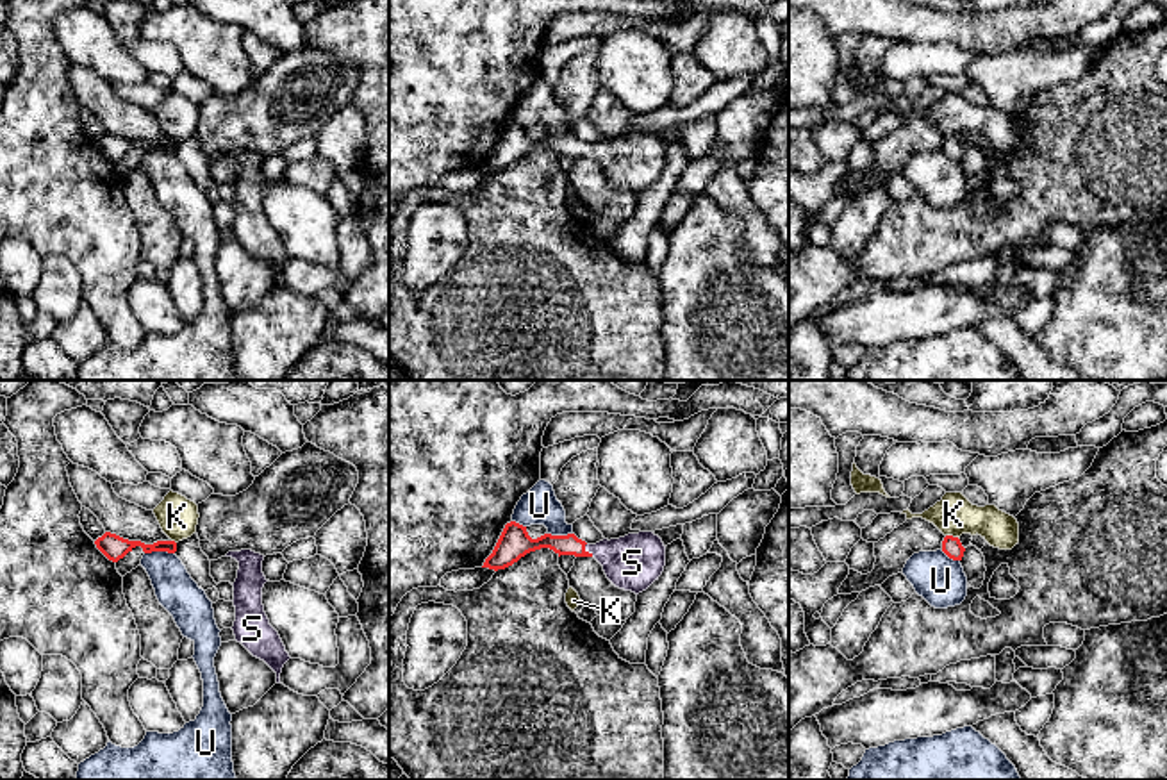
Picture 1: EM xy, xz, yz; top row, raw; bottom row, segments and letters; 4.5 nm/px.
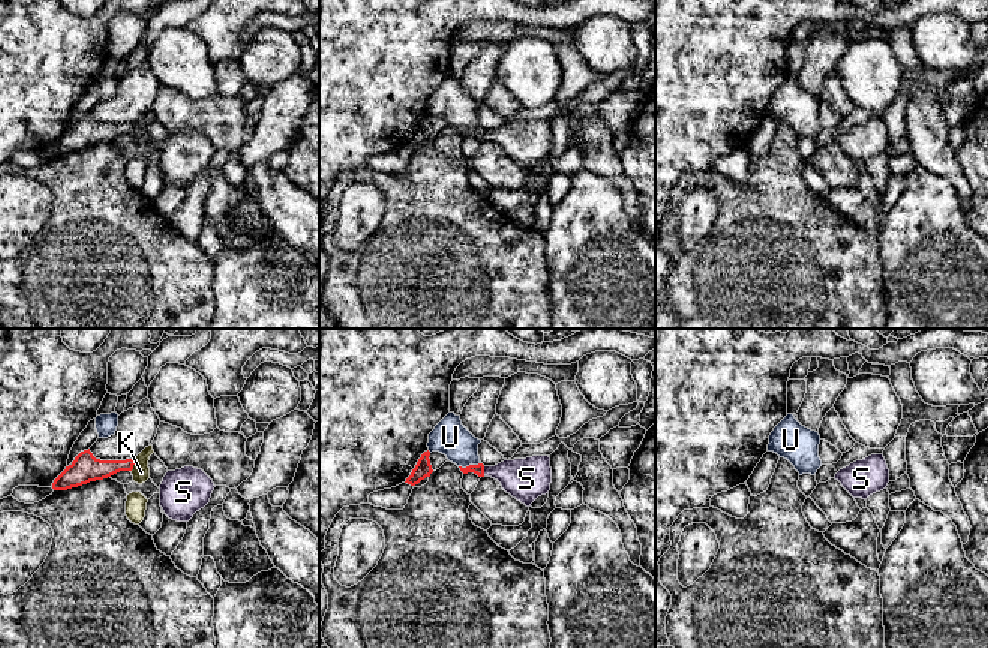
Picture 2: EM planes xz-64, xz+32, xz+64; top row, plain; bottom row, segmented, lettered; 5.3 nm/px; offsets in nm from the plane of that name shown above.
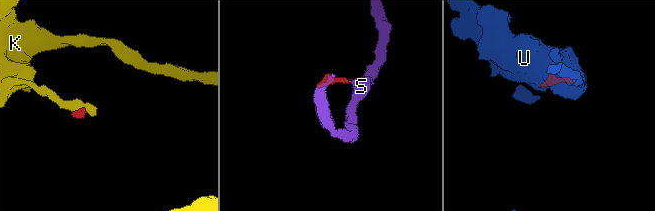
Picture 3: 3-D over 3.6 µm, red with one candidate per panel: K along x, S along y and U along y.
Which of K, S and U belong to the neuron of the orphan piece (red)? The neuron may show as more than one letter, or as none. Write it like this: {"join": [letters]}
{"join": ["S"]}

